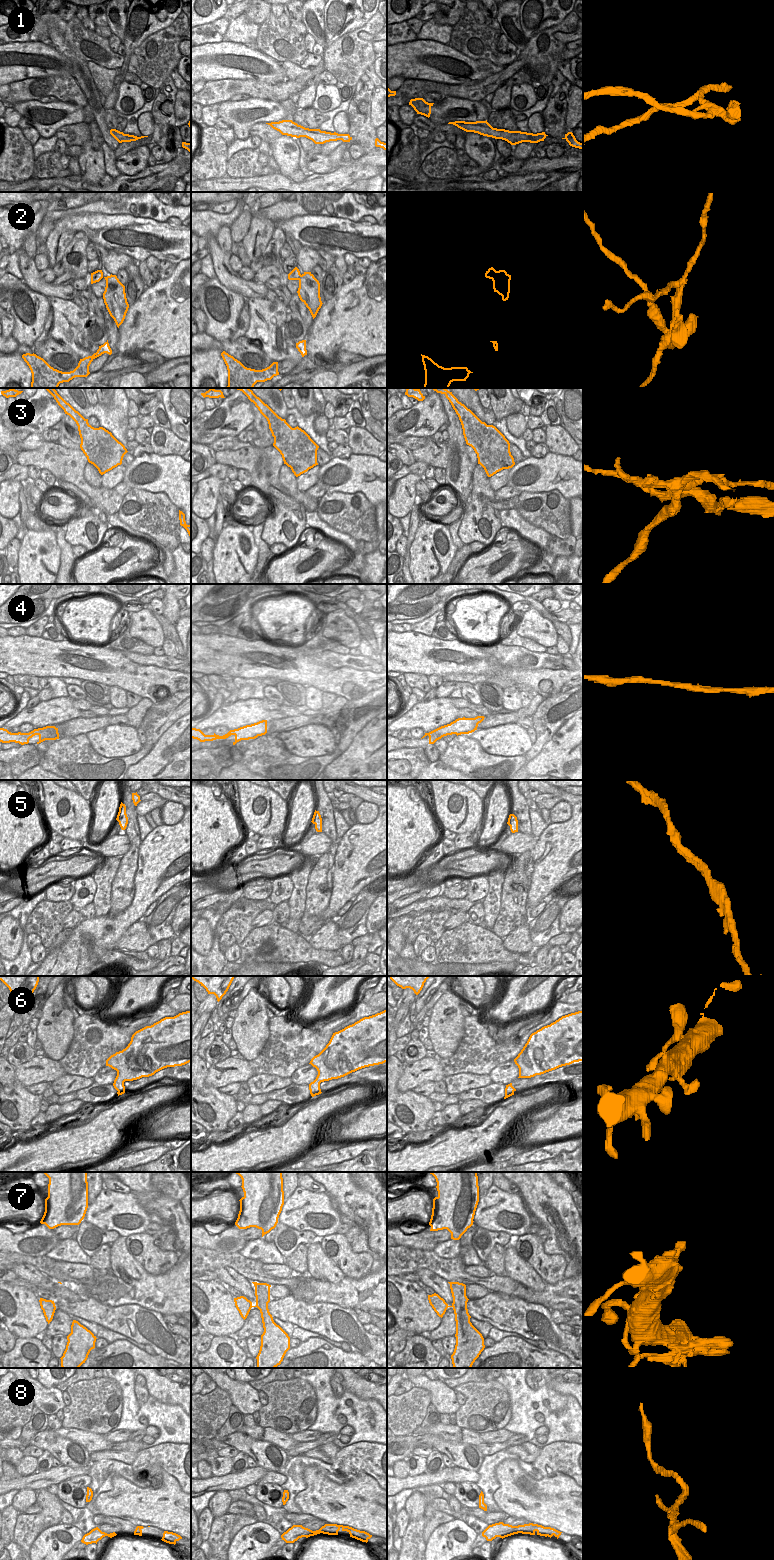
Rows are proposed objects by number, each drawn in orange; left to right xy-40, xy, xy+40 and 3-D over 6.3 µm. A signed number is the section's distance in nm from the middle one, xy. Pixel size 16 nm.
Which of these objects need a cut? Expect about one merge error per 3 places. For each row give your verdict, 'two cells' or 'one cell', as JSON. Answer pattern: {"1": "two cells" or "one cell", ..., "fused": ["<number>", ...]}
{"1": "two cells", "2": "two cells", "3": "two cells", "4": "one cell", "5": "one cell", "6": "one cell", "7": "one cell", "8": "two cells", "fused": ["1", "2", "3", "8"]}

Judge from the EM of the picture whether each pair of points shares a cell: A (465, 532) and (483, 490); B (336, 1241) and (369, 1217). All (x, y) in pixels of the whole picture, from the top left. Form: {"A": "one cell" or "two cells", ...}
{"A": "one cell", "B": "two cells"}

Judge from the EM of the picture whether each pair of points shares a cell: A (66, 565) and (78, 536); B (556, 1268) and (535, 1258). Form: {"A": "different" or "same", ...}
{"A": "different", "B": "same"}

